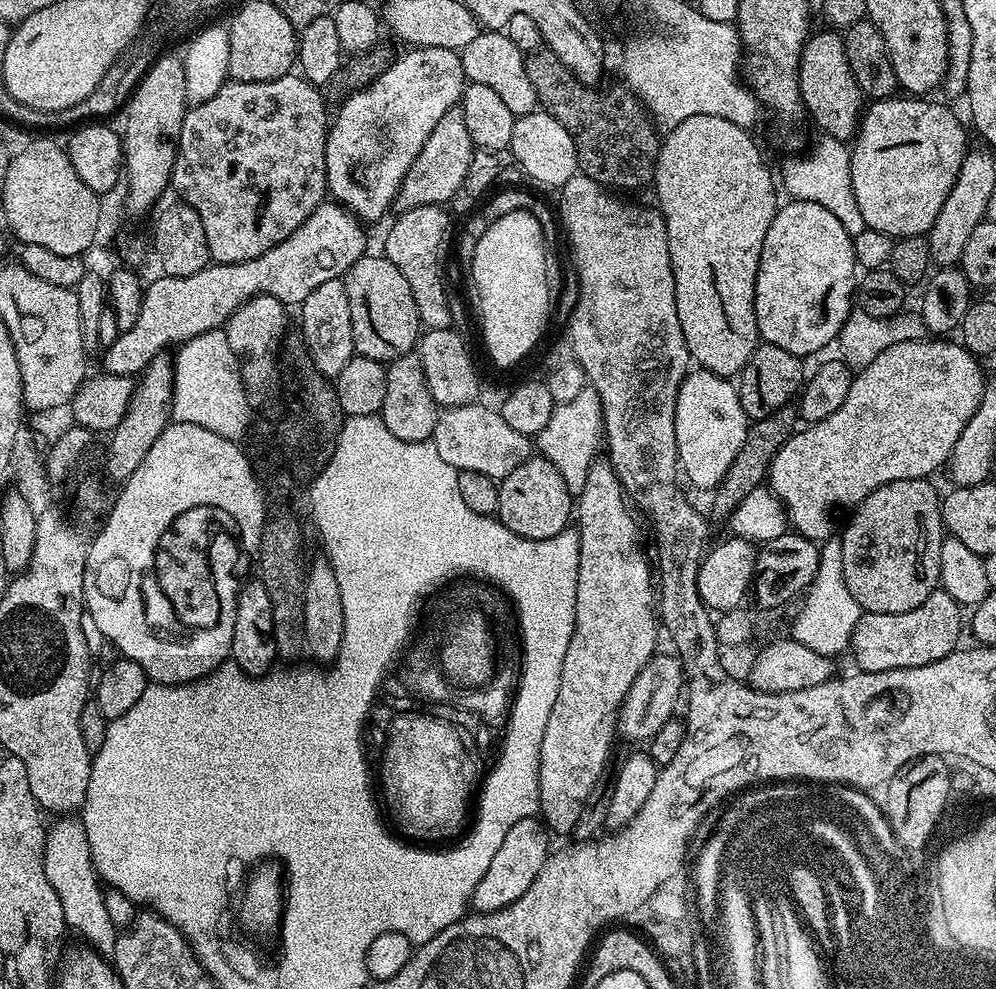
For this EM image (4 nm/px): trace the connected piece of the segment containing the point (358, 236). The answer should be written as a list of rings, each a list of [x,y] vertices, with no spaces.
[[[325,202],[316,207],[314,214],[310,214],[290,238],[278,242],[278,246],[258,258],[237,264],[212,262],[198,270],[198,274],[189,276],[157,275],[157,280],[145,287],[142,311],[134,326],[121,332],[113,345],[103,349],[103,371],[135,377],[171,344],[179,346],[207,331],[223,329],[228,319],[255,296],[273,296],[285,306],[298,306],[310,298],[310,293],[318,290],[322,282],[343,278],[350,266],[366,254],[364,247],[368,240],[364,237],[364,228],[343,204]]]

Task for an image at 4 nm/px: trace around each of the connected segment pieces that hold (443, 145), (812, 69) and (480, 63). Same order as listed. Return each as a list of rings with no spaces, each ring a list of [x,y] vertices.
[[[458,106],[446,110],[438,126],[430,130],[430,138],[426,138],[426,146],[422,146],[418,158],[414,158],[410,170],[406,170],[406,178],[402,178],[402,186],[394,201],[395,211],[402,213],[431,204],[447,205],[470,169],[473,153],[474,145],[466,131],[466,117],[462,115],[462,110]]]
[[[836,30],[828,31],[832,32],[813,31],[811,35],[809,35],[806,43],[804,43],[804,53],[800,55],[800,93],[802,94],[802,98],[804,99],[804,107],[806,109],[807,115],[809,117],[812,115],[813,122],[821,128],[819,131],[825,136],[833,136],[833,138],[836,140],[848,142],[851,141],[853,137],[855,137],[856,133],[860,130],[860,119],[863,116],[866,107],[866,97],[864,93],[860,91],[858,82],[856,81],[856,79],[854,78],[854,74],[850,70],[850,62],[848,61],[848,55],[846,54],[846,50],[844,49],[843,35],[841,35],[841,33]]]
[[[482,30],[474,42],[466,45],[460,52],[460,61],[465,81],[490,86],[502,98],[502,103],[515,116],[525,116],[537,111],[534,82],[530,82],[530,74],[526,70],[526,52],[523,52],[504,30]]]

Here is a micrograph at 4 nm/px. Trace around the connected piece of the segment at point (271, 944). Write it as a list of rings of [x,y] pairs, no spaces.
[[[272,852],[248,860],[248,864],[240,868],[240,876],[228,880],[224,900],[228,900],[224,912],[228,912],[228,932],[232,932],[232,940],[236,940],[244,952],[252,952],[256,964],[280,968],[280,960],[284,960],[284,928],[288,928],[288,900],[292,900],[292,868],[288,868],[288,860],[284,860],[284,856],[272,856]]]

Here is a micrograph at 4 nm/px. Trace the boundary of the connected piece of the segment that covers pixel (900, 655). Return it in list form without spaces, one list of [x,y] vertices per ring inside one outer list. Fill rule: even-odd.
[[[943,590],[932,592],[922,606],[906,610],[906,614],[864,612],[859,622],[850,628],[855,667],[862,672],[881,672],[899,668],[921,668],[930,662],[946,658],[946,654],[957,651],[961,643],[960,612],[962,605]]]

